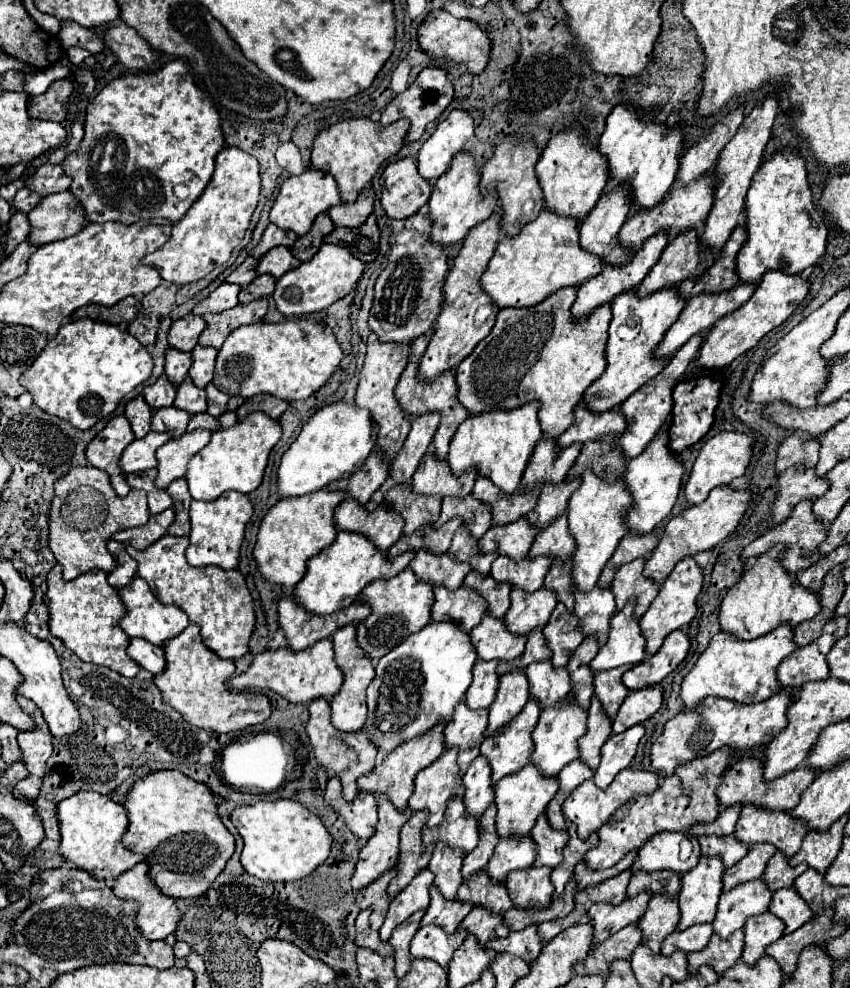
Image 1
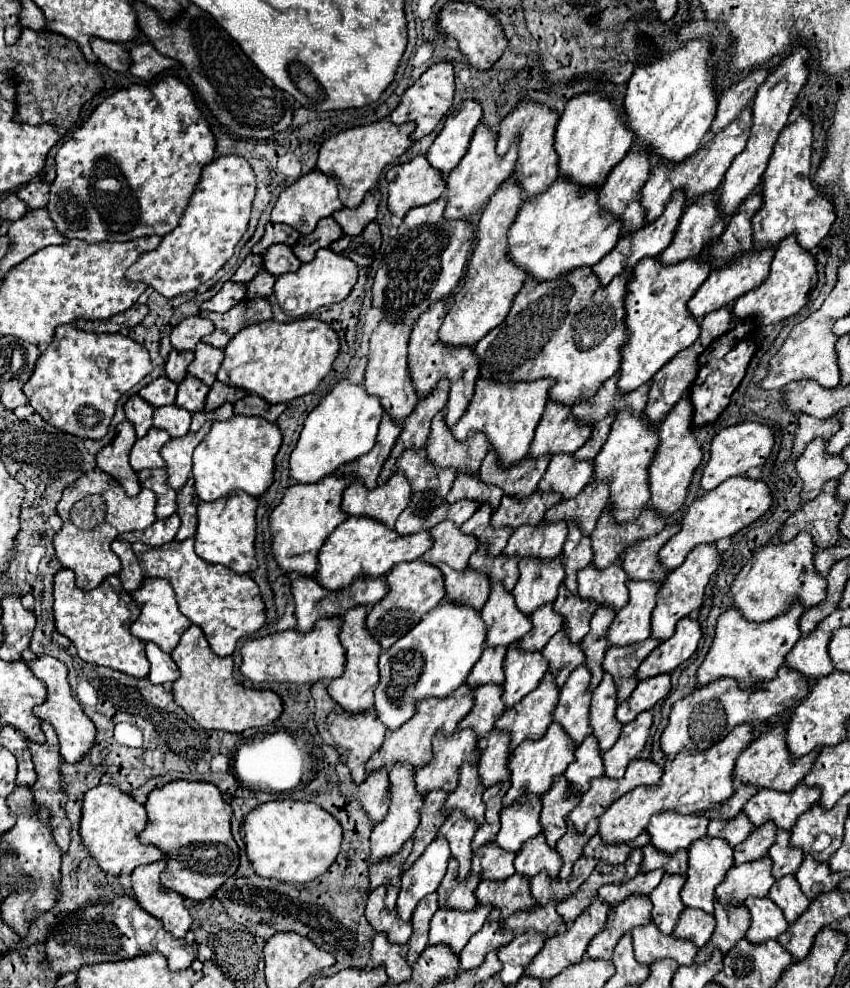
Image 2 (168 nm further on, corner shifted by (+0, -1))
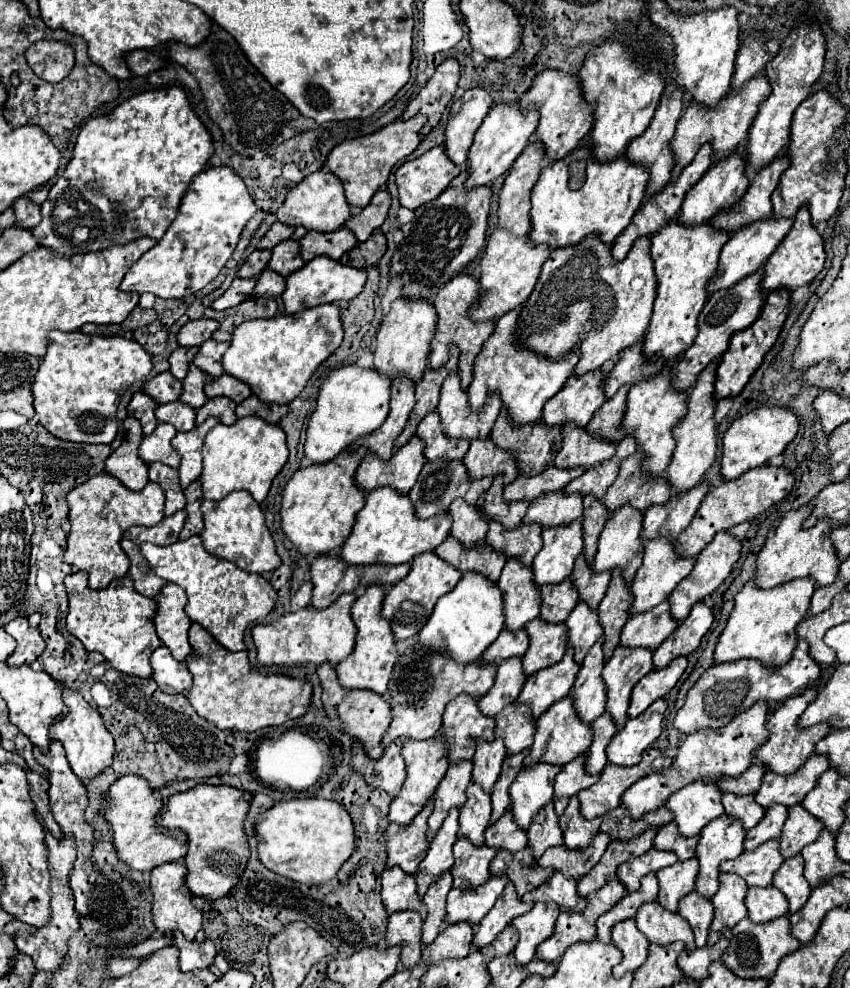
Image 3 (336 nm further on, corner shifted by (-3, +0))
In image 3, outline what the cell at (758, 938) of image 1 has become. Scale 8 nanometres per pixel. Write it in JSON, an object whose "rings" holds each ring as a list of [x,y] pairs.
{"rings":[[[750,886],[744,902],[752,922],[770,922],[772,918],[788,914],[788,900],[776,886],[766,888]]]}

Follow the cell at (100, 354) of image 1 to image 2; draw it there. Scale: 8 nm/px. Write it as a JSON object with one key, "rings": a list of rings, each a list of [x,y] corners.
{"rings":[[[73,325],[55,329],[55,339],[39,355],[37,365],[23,391],[29,405],[53,427],[85,437],[101,439],[113,419],[119,397],[151,373],[145,347],[121,333],[87,333]]]}

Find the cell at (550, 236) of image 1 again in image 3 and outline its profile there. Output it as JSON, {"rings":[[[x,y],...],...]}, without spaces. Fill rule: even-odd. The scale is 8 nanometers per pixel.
{"rings":[[[588,136],[580,142],[580,146],[576,150],[572,150],[572,154],[564,156],[562,160],[558,162],[552,162],[548,164],[534,190],[532,190],[532,232],[530,232],[530,240],[534,244],[548,244],[550,248],[560,248],[560,246],[572,246],[576,242],[580,242],[586,234],[592,234],[592,232],[598,232],[600,238],[604,242],[614,242],[616,236],[630,224],[632,216],[636,214],[636,210],[640,208],[644,196],[646,196],[646,184],[648,184],[648,170],[644,170],[644,166],[640,164],[632,164],[626,154],[622,156],[616,156],[614,160],[610,162],[600,162],[592,156],[592,146],[588,146]],[[574,160],[586,160],[588,162],[588,168],[586,168],[586,182],[578,188],[578,190],[572,190],[568,186],[568,180],[570,180],[570,162]]]}

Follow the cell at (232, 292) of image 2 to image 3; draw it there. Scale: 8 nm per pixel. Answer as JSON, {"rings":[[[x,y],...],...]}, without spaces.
{"rings":[[[234,278],[232,286],[218,300],[212,302],[212,308],[214,310],[228,310],[228,308],[244,302],[252,294],[254,284],[256,284],[254,278]]]}

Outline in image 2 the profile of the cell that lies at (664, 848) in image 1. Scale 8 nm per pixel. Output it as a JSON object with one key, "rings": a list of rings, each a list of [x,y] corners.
{"rings":[[[653,815],[647,831],[657,851],[675,855],[677,851],[687,851],[693,841],[705,837],[707,823],[709,821],[699,815]]]}

